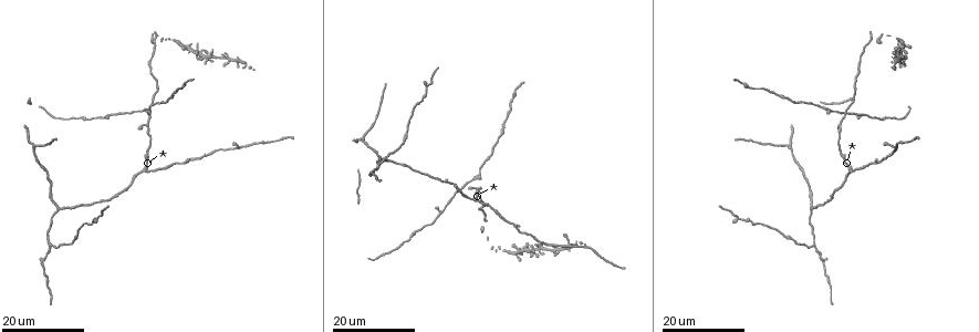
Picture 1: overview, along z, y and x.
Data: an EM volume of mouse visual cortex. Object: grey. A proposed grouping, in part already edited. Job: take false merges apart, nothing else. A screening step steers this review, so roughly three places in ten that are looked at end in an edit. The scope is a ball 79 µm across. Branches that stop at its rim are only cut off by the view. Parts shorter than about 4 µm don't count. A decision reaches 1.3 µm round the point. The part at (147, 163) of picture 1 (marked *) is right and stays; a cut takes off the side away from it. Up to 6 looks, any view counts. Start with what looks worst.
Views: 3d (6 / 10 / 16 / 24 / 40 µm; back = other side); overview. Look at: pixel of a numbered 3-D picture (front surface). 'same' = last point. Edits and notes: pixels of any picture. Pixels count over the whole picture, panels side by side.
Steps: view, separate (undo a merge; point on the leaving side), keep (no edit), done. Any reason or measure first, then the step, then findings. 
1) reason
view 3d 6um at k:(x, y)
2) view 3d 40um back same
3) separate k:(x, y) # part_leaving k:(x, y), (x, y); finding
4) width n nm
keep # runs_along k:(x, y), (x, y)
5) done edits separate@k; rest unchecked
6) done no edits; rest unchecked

arms part here
view 3d 16um at 1:(824, 110)

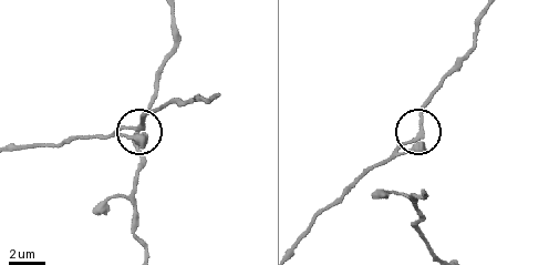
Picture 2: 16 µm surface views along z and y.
view 3d 6um at 2:(135, 126)

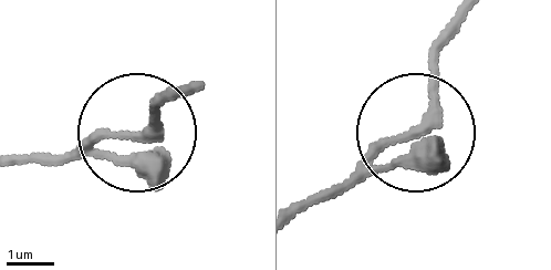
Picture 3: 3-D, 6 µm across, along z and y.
arms 3
keep # one cell here

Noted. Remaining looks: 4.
three arms meet
view 3d 24um at 1:(146, 172)

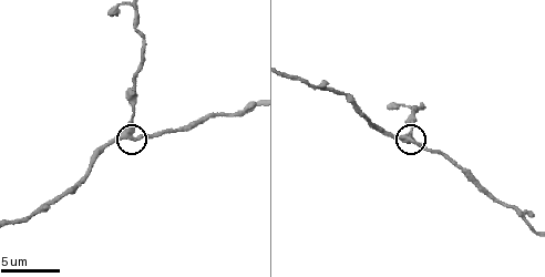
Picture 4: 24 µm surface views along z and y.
view 3d 10um at 4:(128, 135)

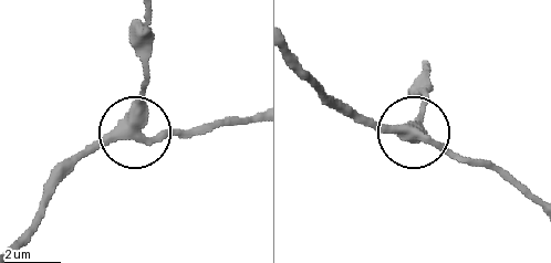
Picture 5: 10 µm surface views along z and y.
keep # runs_along 5:(145, 85), (138, 125), (145, 137), (193, 133); all the same cell

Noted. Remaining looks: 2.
a fork
view 3d 24um at 1:(48, 245)

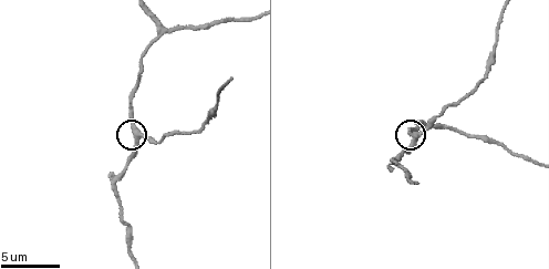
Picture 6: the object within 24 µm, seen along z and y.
view 3d 10um at 6:(418, 134)

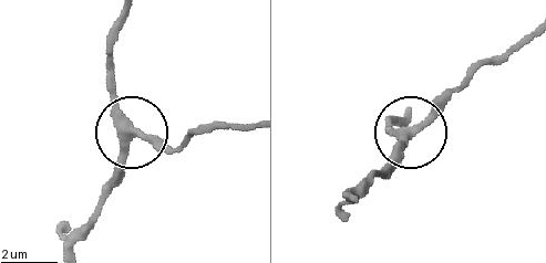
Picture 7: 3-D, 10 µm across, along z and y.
arms 3
keep # runs_along 7:(408, 113), (391, 123), (410, 133), (387, 177); one cell here

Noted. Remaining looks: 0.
done no edits; rest unchecked

